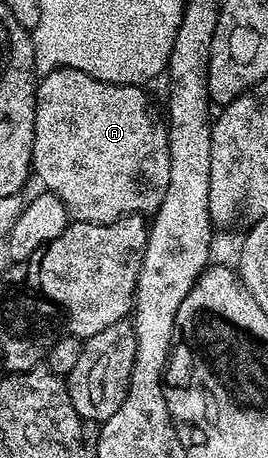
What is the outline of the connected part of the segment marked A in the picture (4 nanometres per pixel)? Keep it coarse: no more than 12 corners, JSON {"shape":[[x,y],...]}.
{"shape":[[37,83],[36,178],[75,222],[153,215],[170,135],[140,86]]}

